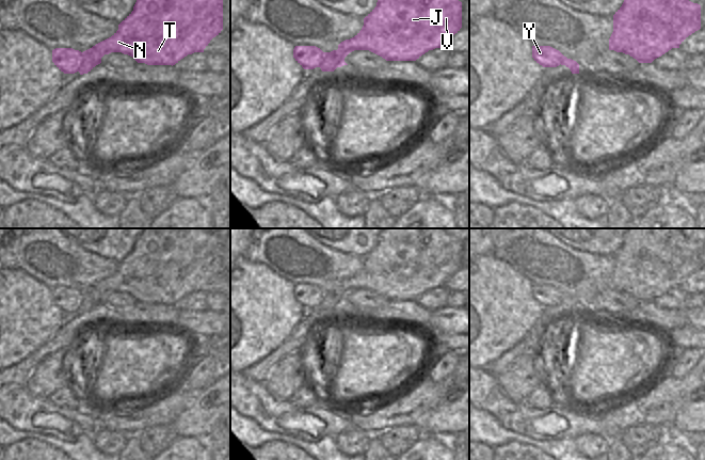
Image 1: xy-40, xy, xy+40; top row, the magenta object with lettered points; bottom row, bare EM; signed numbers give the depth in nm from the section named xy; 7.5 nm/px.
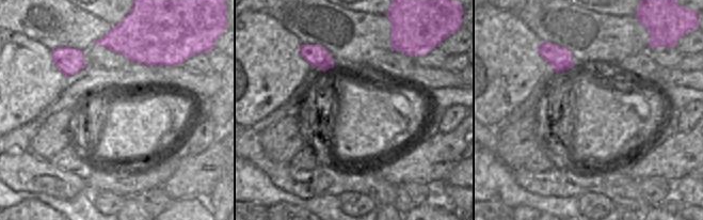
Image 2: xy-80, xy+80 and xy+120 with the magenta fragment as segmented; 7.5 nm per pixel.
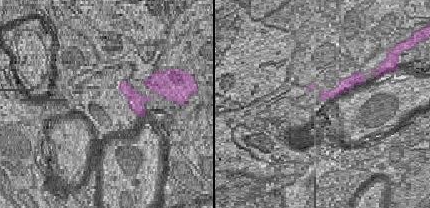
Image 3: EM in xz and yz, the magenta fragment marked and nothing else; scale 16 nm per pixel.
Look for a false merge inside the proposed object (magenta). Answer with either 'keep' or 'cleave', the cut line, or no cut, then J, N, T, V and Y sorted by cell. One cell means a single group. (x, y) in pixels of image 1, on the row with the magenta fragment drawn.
cleave; cut in xy-40 along (82, 52), (82, 63), (77, 70); J N T V / Y

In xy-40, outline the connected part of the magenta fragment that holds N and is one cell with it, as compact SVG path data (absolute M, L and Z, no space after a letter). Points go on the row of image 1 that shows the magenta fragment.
M137 0L133 11L118 25L118 30L109 38L82 52L80 75L87 74L101 63L101 58L111 52L132 57L147 65L175 65L188 54L204 52L210 41L223 30L223 0Z

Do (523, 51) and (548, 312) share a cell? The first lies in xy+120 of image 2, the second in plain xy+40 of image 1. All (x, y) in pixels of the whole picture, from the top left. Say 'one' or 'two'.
two

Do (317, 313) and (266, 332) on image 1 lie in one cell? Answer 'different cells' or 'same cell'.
different cells

